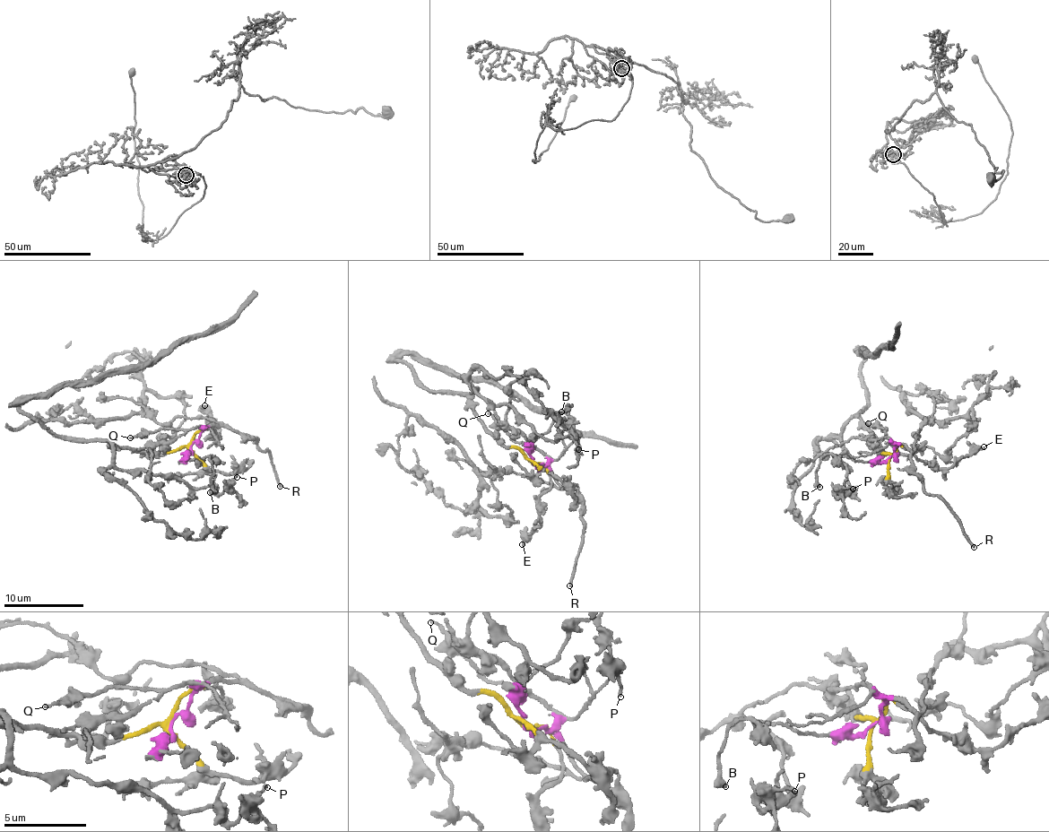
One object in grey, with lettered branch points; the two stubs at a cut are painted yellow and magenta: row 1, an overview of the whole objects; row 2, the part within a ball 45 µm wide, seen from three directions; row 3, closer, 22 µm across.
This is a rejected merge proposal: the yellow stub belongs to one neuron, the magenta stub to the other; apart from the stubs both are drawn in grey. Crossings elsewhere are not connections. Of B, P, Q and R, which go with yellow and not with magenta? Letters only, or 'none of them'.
P

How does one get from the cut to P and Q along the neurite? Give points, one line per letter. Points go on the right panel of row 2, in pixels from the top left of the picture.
P: (892, 454), (883, 455), (859, 418), (847, 422), (838, 458), (851, 490), (841, 498), (845, 488), (853, 489)
Q: (892, 455), (895, 445), (885, 437), (887, 430), (867, 423)

